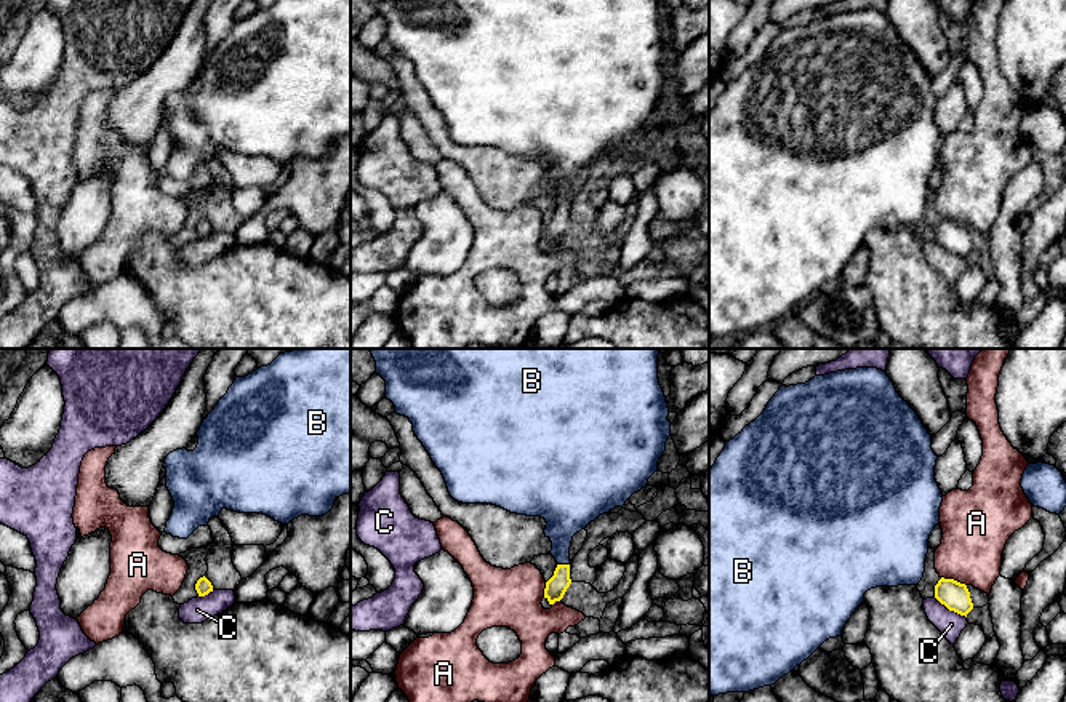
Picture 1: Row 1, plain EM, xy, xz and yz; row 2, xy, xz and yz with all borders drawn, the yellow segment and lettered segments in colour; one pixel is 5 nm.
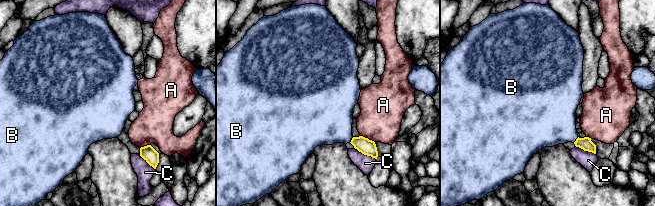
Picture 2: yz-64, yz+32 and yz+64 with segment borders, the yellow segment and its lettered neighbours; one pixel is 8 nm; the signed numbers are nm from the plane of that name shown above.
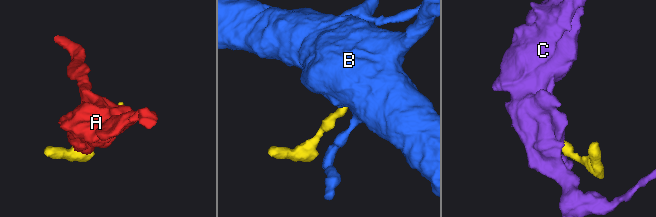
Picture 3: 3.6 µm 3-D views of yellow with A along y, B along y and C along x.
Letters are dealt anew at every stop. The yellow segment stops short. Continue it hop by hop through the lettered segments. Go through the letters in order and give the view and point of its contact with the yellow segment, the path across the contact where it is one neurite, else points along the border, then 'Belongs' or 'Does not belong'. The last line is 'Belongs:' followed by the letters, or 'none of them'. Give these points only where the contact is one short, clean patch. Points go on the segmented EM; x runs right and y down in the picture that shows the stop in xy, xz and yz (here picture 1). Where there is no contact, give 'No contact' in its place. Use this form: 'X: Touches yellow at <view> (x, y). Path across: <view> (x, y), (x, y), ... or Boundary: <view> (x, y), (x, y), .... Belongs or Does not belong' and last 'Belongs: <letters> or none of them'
A: Touches yellow at yz (953, 579). Does not belong
B: Touches yellow at xz (564, 565). Path across: xz (556, 587), (564, 565), (562, 523), (565, 515). Belongs
C: Touches yellow at yz (951, 610). Boundary: yz (935, 597), (949, 610), (965, 618). Does not belong
Belongs: B

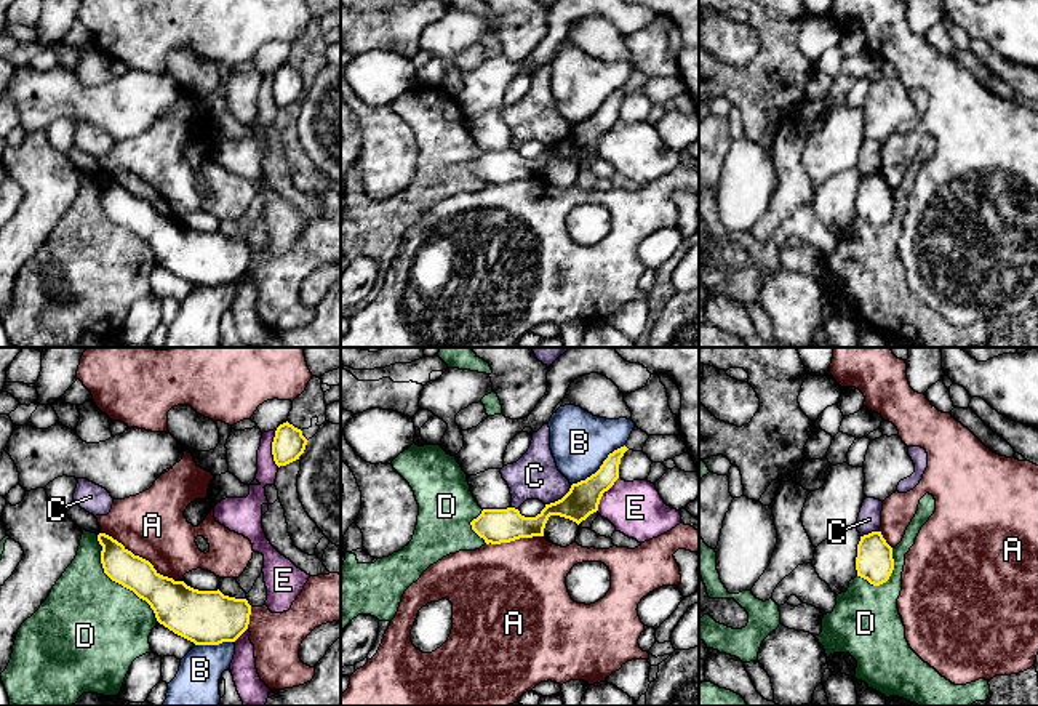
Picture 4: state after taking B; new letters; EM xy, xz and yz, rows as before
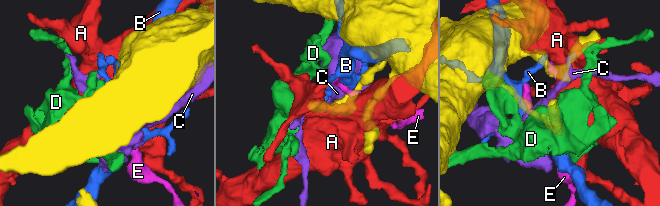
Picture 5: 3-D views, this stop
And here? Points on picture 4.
A: Touches yellow at xy (141, 557). Does not belong
B: Touches yellow at xz (600, 468). Does not belong
C: Touches yellow at xz (558, 500). Does not belong
D: Touches yellow at xy (117, 581). Does not belong
E: Touches yellow at xy (272, 449). Boundary: xy (275, 429), (272, 453), (279, 466). Does not belong
Belongs: none of them

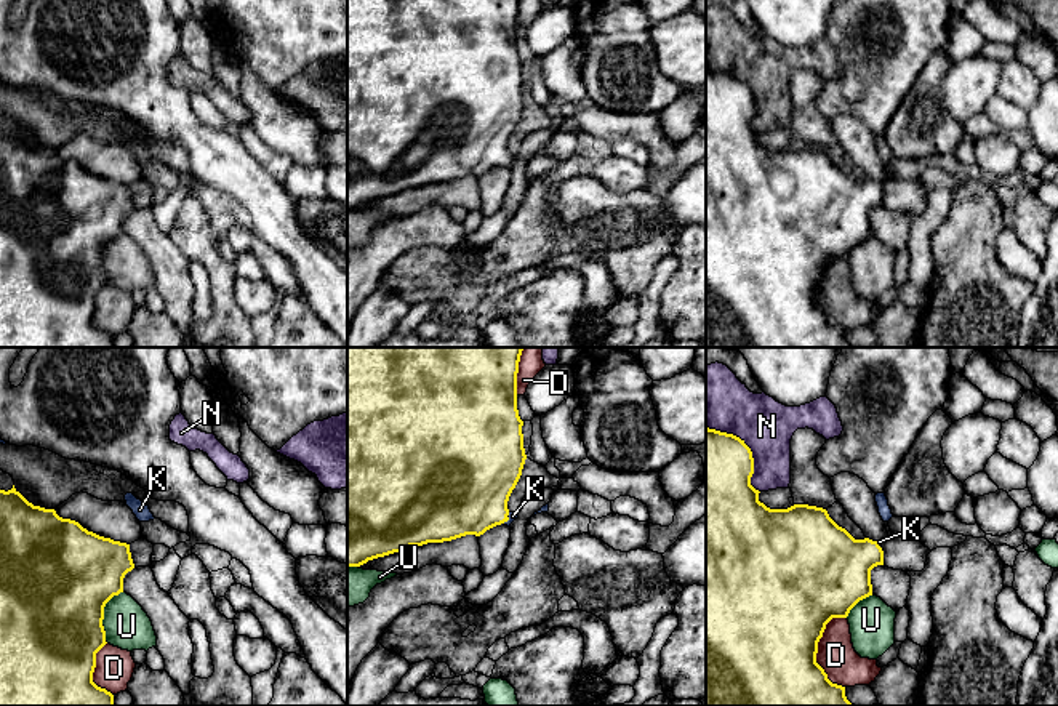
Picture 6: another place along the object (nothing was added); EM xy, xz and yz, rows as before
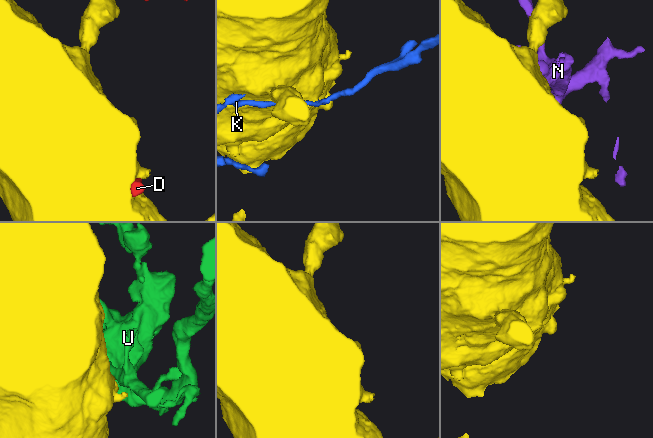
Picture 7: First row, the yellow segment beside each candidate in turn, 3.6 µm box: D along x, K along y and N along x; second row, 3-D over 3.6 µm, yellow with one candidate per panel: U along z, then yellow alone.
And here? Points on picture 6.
D: Touches yellow at yz (815, 655). Does not belong
K: Touches yellow at xz (508, 519). Path across: xz (466, 492), (476, 501), (508, 519), (512, 516). Belongs
N: Touches yellow at yz (749, 449). Does not belong
U: Touches yellow at xy (103, 615). Does not belong
Belongs: K

